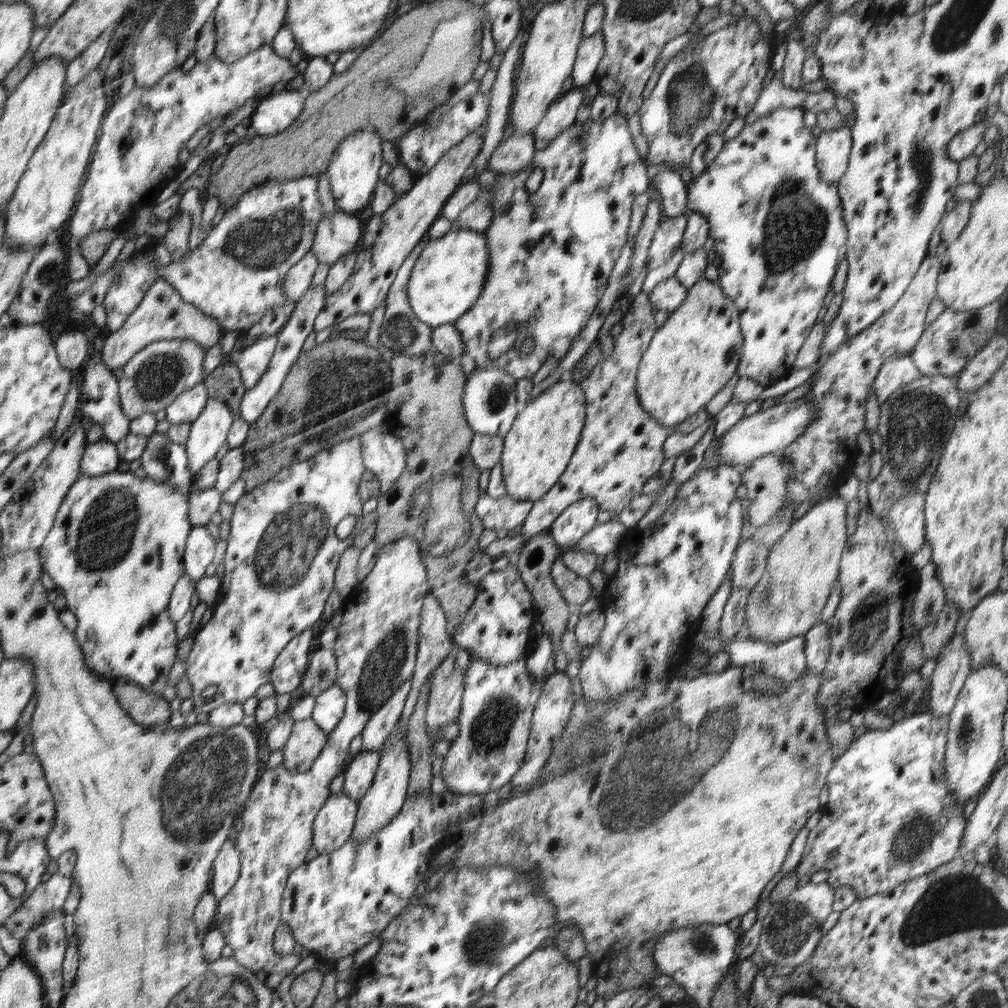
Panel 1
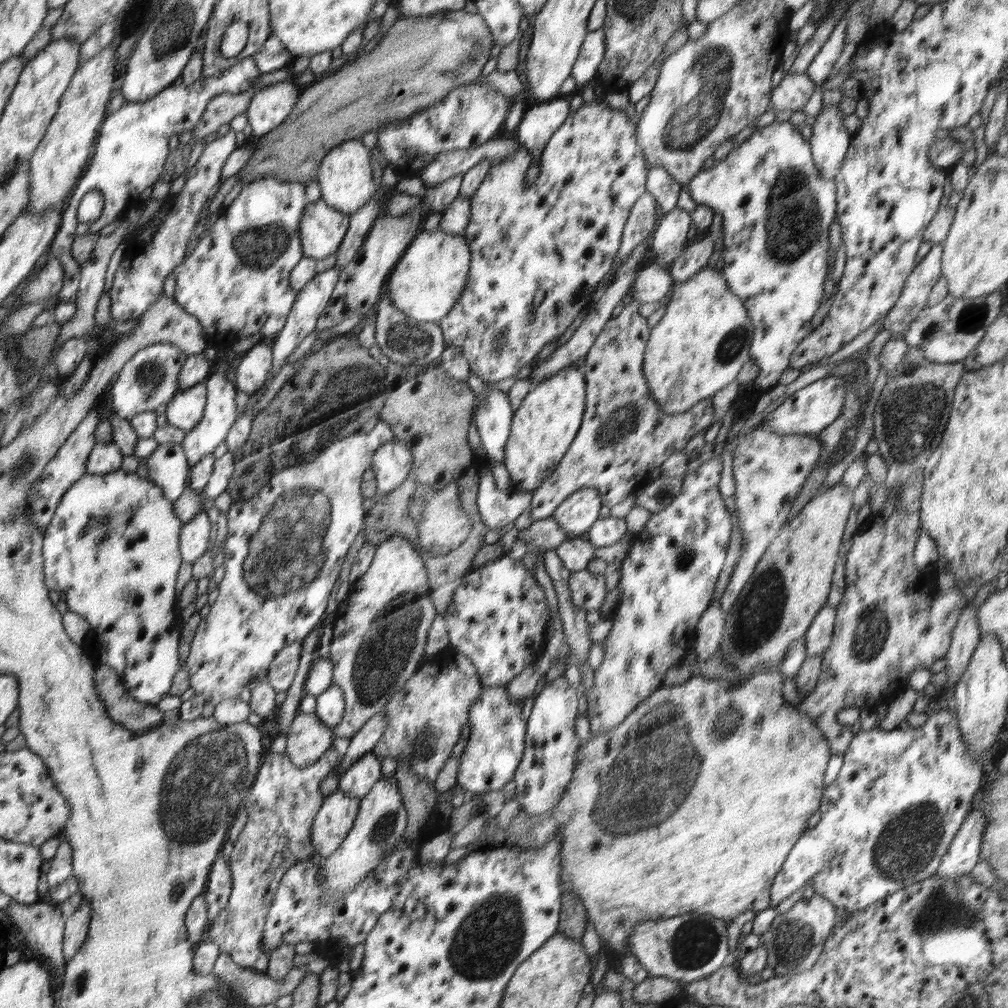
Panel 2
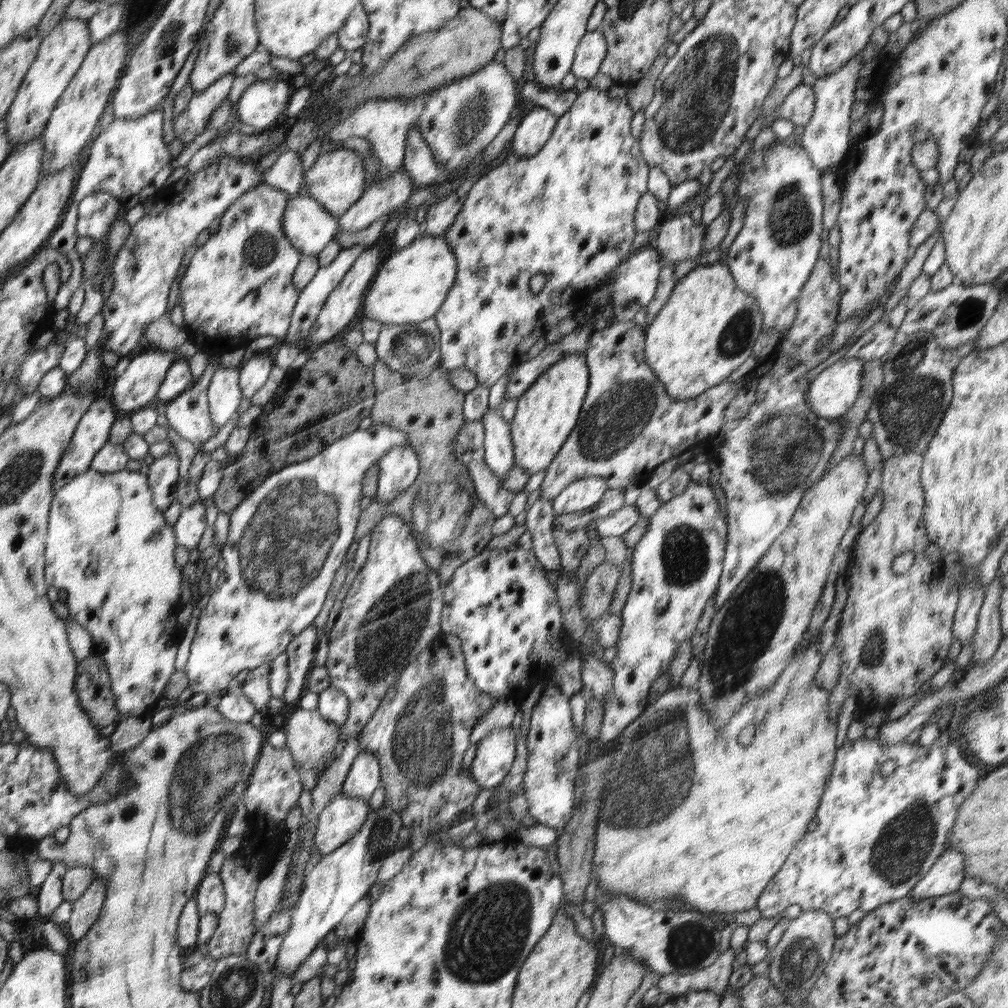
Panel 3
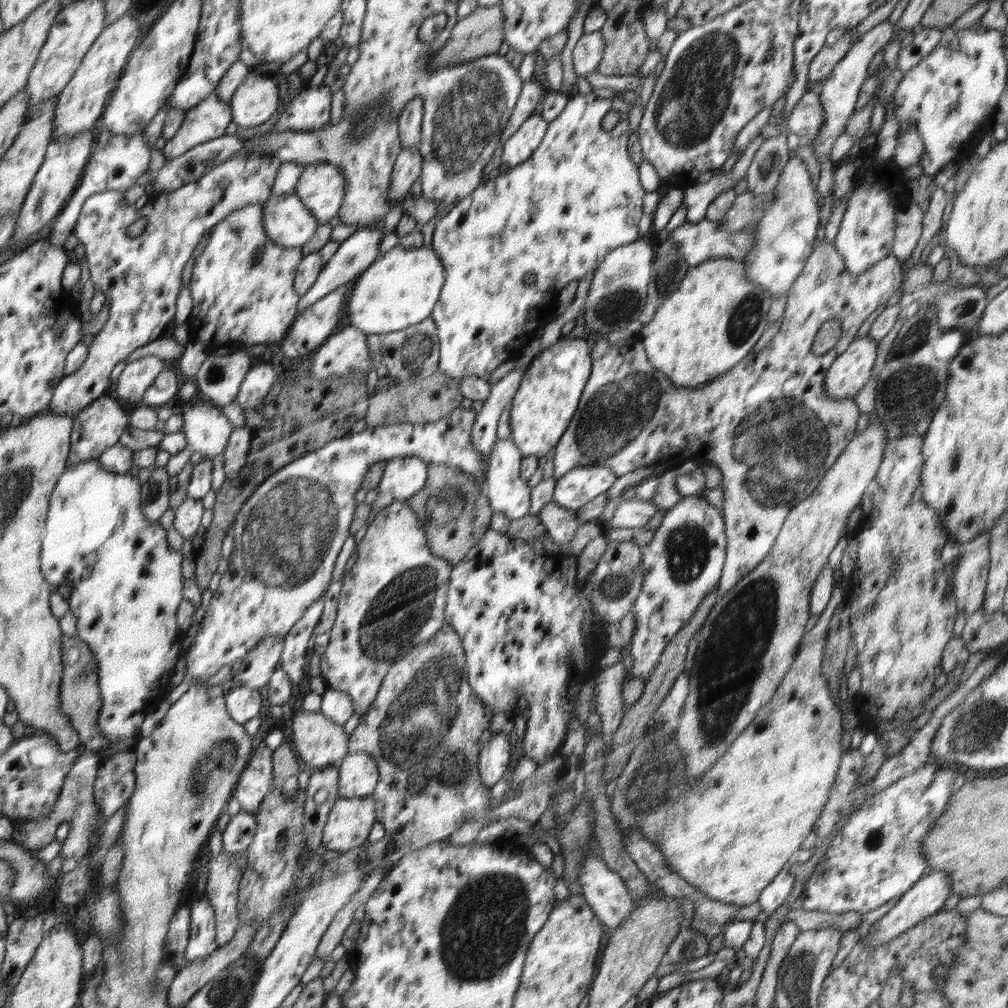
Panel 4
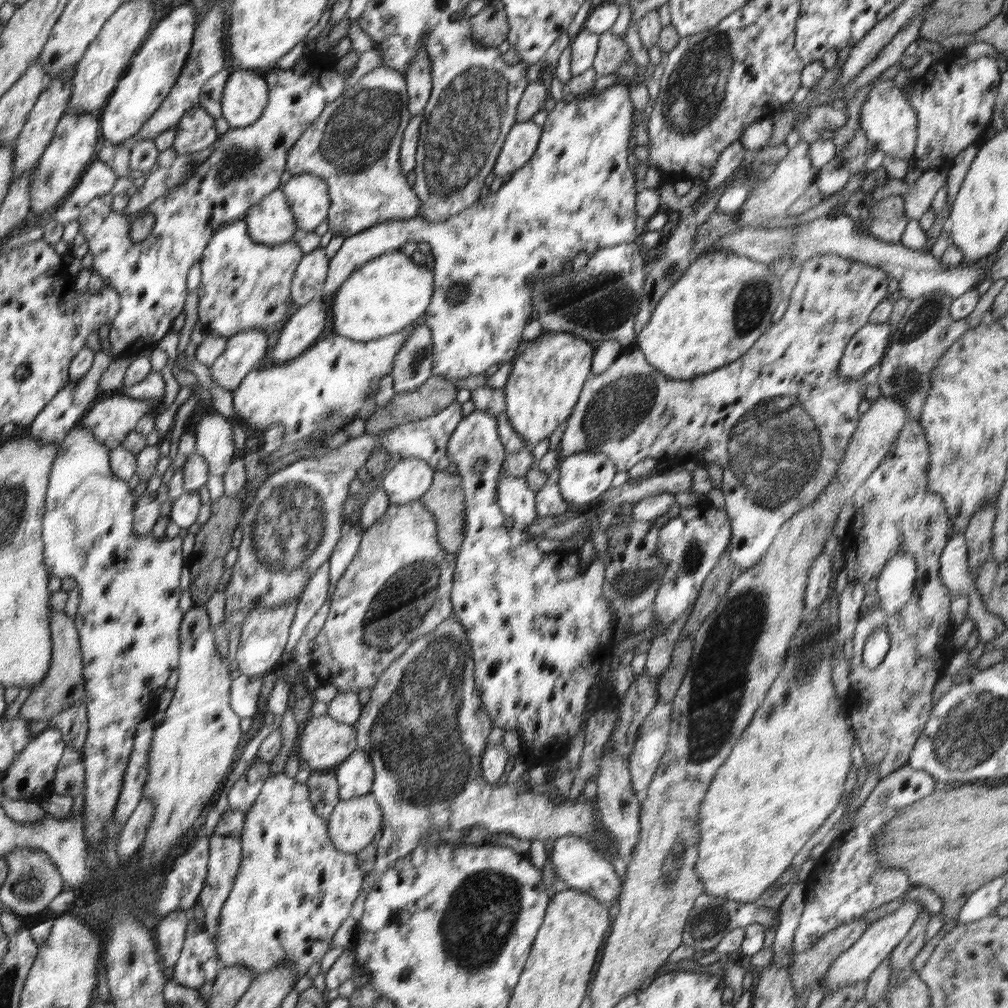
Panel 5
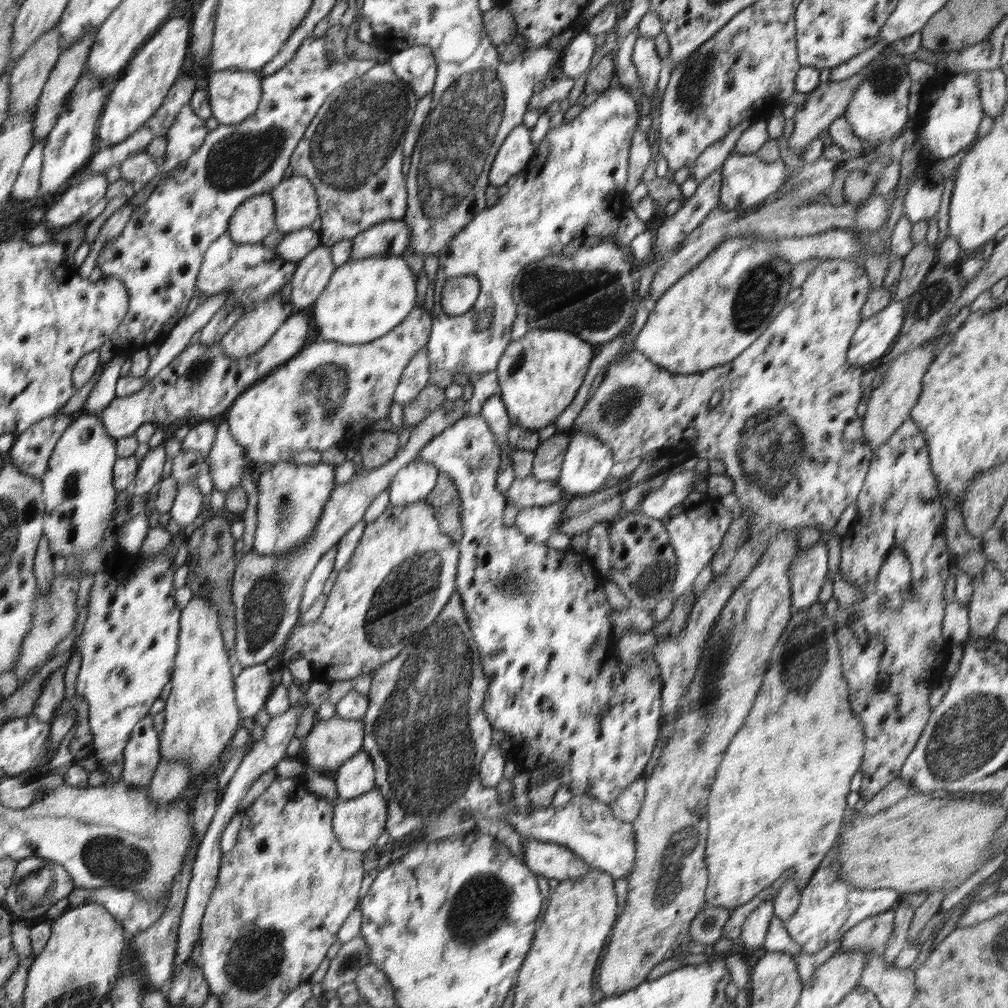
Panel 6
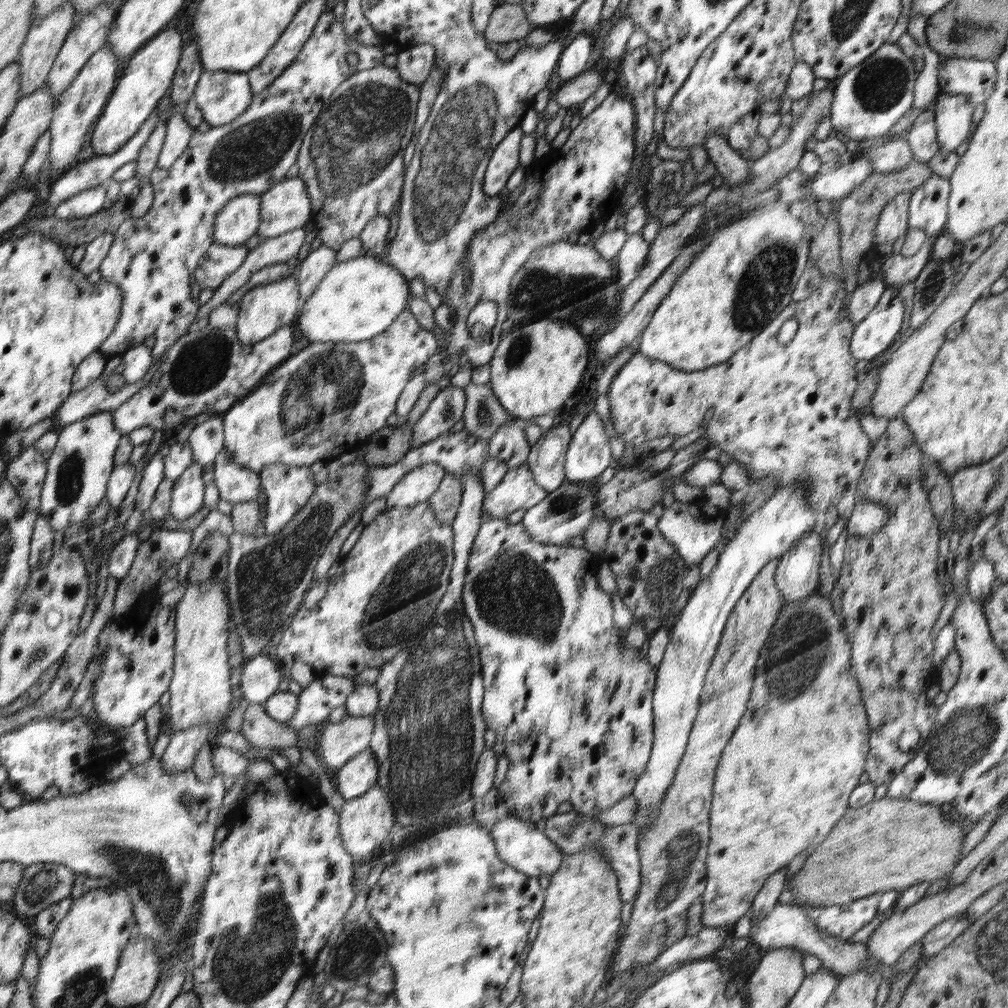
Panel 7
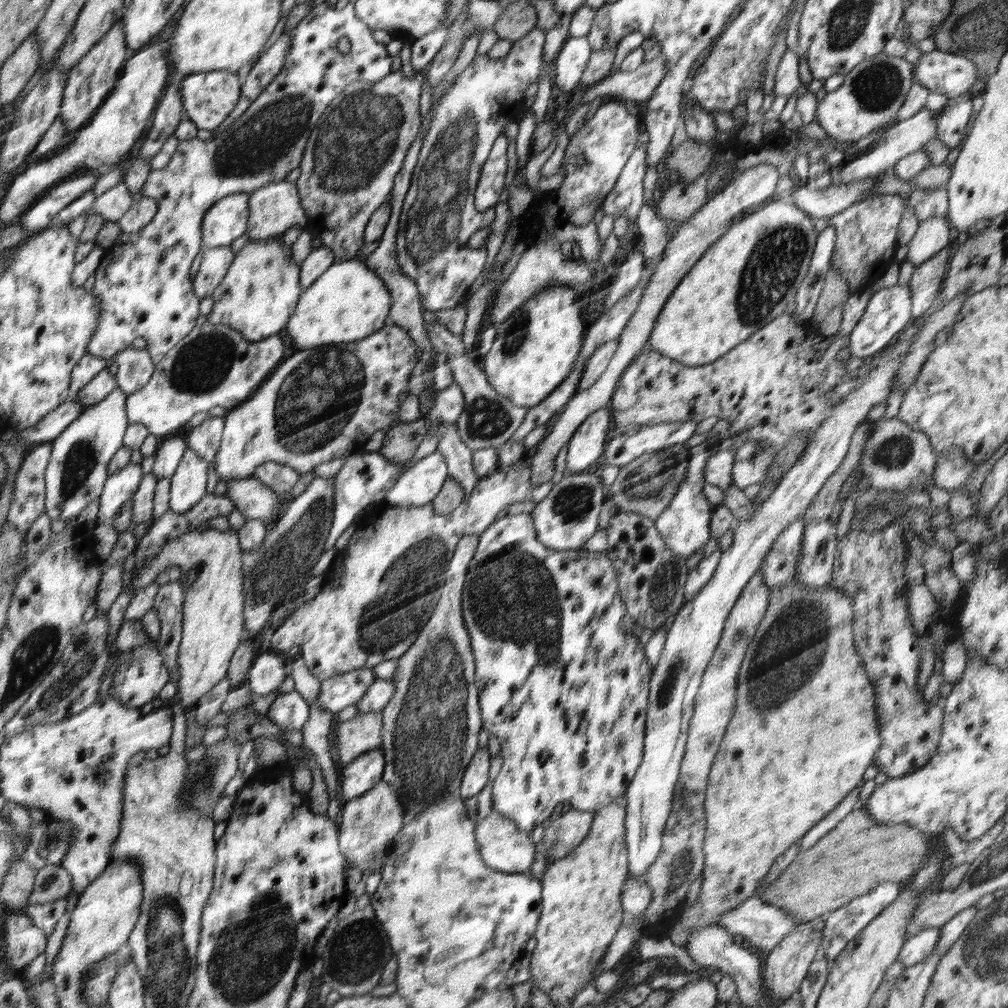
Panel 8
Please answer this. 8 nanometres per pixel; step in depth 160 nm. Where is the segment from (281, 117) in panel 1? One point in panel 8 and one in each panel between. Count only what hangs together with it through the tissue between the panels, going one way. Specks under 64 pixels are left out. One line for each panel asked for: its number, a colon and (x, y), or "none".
2: (269, 107)
3: (262, 102)
4: (255, 99)
5: (245, 95)
6: (234, 96)
7: (222, 97)
8: (208, 98)

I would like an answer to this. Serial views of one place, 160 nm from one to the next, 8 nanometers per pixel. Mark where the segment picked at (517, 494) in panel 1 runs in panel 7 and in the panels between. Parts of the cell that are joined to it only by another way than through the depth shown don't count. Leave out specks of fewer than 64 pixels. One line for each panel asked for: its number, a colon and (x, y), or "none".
2: (544, 426)
3: (546, 413)
4: (548, 395)
5: (547, 376)
6: (538, 375)
7: (534, 370)

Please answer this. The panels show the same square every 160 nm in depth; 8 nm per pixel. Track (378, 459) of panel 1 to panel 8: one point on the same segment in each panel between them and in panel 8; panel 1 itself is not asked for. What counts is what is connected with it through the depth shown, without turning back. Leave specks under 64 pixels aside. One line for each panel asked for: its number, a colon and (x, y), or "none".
2: (391, 464)
3: (399, 467)
4: (403, 477)
5: (410, 478)
6: (413, 483)
7: (417, 486)
8: (418, 486)

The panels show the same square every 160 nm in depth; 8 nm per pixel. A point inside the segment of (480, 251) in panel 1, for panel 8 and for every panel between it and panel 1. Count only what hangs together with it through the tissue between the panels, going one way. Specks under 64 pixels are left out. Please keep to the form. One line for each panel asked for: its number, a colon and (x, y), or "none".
2: (431, 274)
3: (412, 283)
4: (400, 288)
5: (386, 294)
6: (364, 299)
7: (359, 298)
8: (348, 302)

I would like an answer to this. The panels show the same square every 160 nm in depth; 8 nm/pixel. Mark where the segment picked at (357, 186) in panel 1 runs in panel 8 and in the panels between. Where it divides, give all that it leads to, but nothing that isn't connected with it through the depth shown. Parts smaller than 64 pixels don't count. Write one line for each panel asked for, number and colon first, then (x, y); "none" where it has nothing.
2: (345, 177)
3: (336, 179)
4: (321, 186)
5: (309, 195)
6: (297, 203)
7: (287, 206)
8: (275, 208)

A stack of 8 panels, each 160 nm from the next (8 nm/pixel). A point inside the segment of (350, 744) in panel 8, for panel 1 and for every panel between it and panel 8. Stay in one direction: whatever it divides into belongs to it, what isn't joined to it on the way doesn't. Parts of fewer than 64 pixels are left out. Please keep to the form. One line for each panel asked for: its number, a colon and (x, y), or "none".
1: (306, 741)
2: (308, 739)
3: (312, 738)
4: (319, 742)
5: (324, 742)
6: (330, 743)
7: (339, 742)

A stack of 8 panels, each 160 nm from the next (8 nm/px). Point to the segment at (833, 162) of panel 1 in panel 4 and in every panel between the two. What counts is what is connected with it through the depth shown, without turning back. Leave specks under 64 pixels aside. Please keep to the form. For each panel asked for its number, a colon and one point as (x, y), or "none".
2: (829, 140)
3: (826, 137)
4: (839, 91)

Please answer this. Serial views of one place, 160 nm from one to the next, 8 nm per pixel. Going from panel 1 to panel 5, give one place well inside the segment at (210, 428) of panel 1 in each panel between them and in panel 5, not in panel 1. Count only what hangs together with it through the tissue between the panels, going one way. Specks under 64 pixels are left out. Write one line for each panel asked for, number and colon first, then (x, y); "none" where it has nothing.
2: (220, 414)
3: (224, 391)
4: (218, 380)
5: (243, 350)

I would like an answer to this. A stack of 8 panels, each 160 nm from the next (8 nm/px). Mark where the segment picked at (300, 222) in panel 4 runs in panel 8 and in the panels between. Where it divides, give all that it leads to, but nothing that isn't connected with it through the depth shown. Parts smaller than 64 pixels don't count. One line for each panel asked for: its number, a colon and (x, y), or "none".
5: (272, 222)
6: (254, 219)
7: (240, 218)
8: (227, 220)

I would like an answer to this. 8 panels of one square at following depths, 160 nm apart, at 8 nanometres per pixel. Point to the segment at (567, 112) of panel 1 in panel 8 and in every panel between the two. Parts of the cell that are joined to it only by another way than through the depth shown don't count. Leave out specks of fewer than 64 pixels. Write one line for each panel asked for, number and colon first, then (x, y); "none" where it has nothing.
2: (539, 122)
3: (535, 128)
4: (521, 145)
5: (521, 142)
6: (515, 152)
7: (505, 159)
8: (491, 180)

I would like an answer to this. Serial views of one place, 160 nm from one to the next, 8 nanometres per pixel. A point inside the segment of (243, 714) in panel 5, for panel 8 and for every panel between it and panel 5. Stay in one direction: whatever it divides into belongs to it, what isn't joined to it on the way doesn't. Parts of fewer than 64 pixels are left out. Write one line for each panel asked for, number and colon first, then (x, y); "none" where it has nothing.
6: (253, 684)
7: (261, 677)
8: (268, 671)

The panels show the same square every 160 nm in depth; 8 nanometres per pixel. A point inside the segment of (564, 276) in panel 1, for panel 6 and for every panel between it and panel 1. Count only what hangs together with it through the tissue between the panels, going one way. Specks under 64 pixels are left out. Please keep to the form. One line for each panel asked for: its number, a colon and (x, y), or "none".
2: (561, 233)
3: (569, 212)
4: (557, 215)
5: (577, 193)
6: (574, 185)

